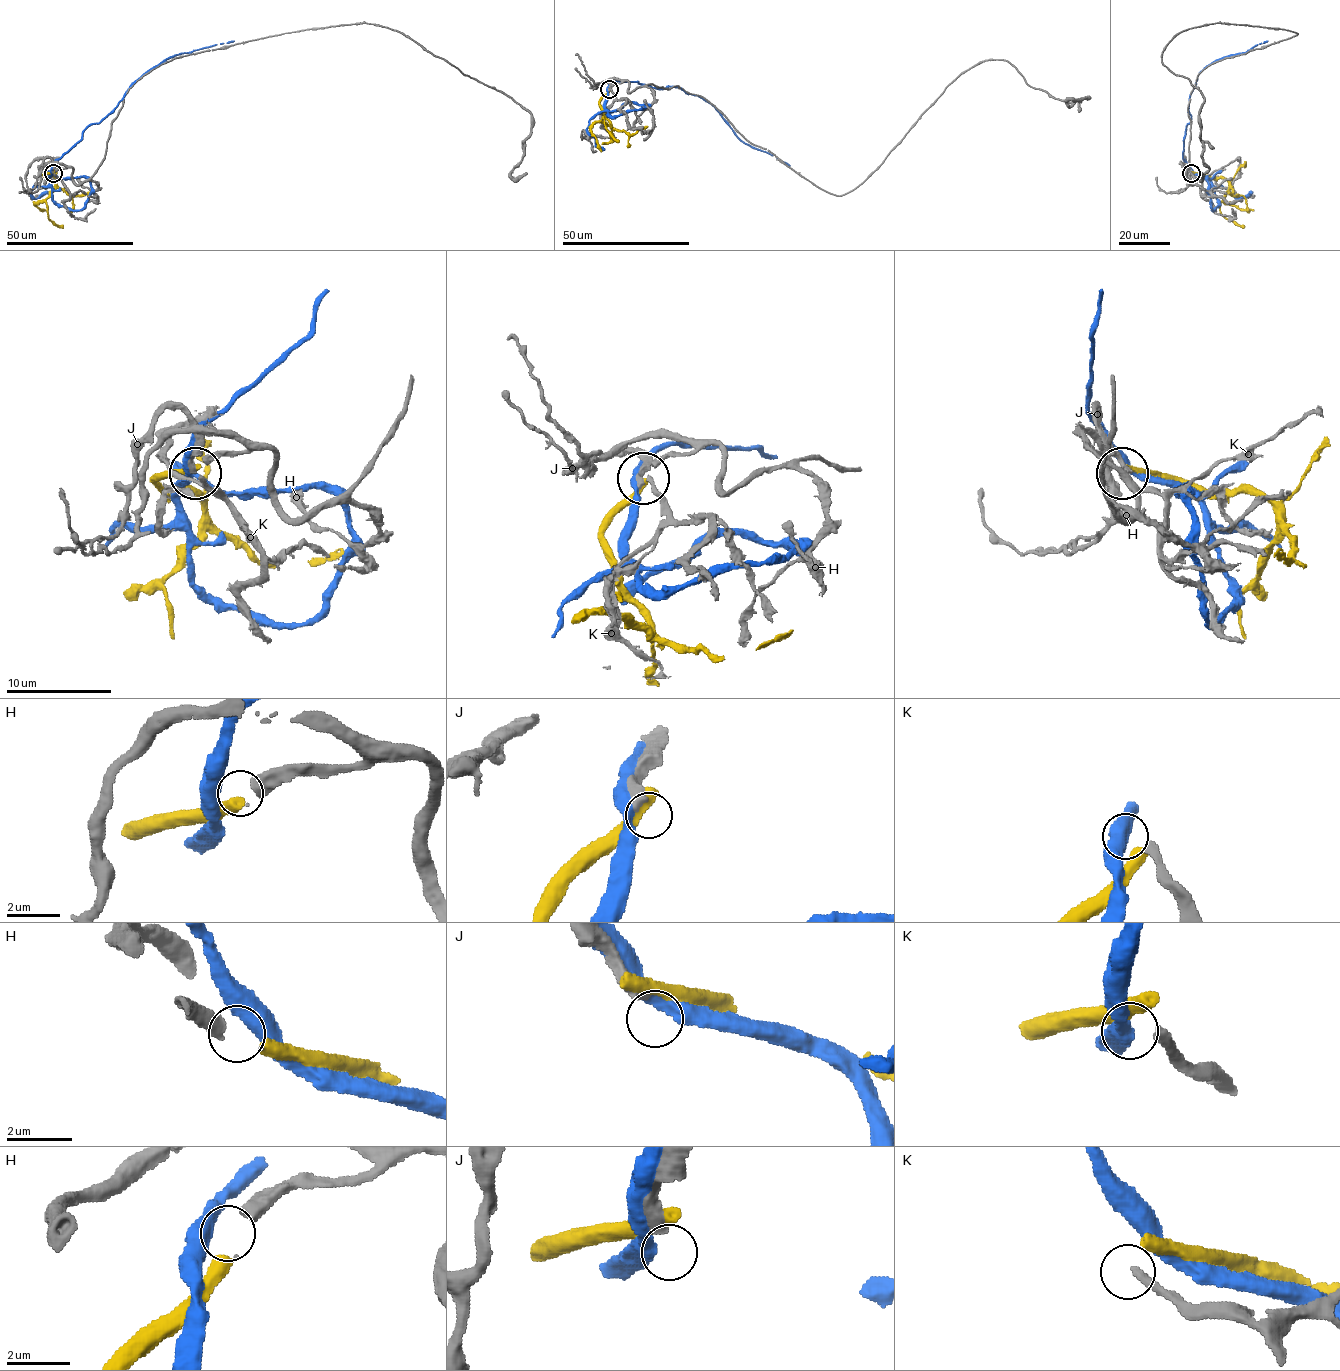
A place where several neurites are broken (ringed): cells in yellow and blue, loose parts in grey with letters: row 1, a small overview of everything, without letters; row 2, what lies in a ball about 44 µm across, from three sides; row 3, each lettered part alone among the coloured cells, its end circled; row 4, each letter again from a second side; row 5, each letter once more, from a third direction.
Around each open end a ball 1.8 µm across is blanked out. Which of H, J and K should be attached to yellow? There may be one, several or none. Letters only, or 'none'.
H

